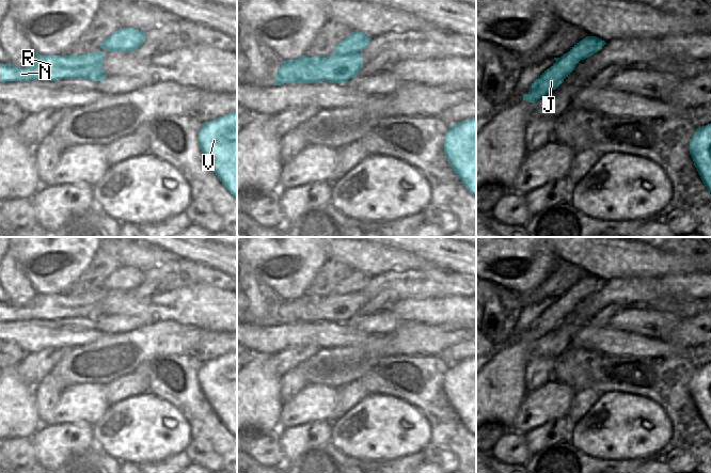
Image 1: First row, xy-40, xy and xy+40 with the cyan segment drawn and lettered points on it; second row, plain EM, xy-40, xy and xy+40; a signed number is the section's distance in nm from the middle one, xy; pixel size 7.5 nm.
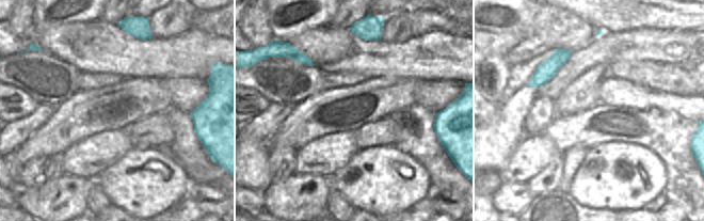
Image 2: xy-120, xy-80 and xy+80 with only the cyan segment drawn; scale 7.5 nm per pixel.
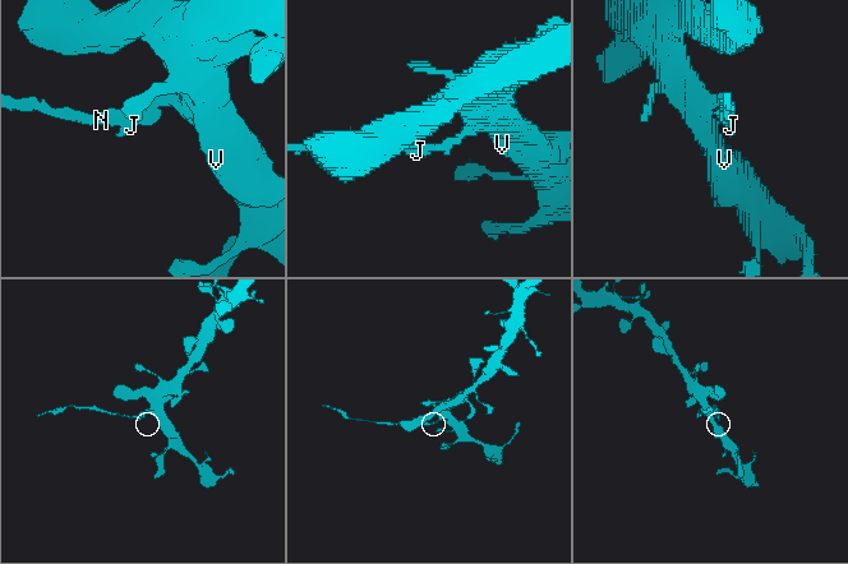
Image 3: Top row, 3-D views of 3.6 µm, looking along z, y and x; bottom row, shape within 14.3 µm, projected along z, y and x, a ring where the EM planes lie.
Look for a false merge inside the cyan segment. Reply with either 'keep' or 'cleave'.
cleave

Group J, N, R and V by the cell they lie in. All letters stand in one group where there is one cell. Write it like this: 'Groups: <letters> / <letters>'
Groups: J N R / V

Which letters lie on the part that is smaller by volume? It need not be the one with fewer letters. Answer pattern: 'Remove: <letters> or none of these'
Remove: J, N, R

